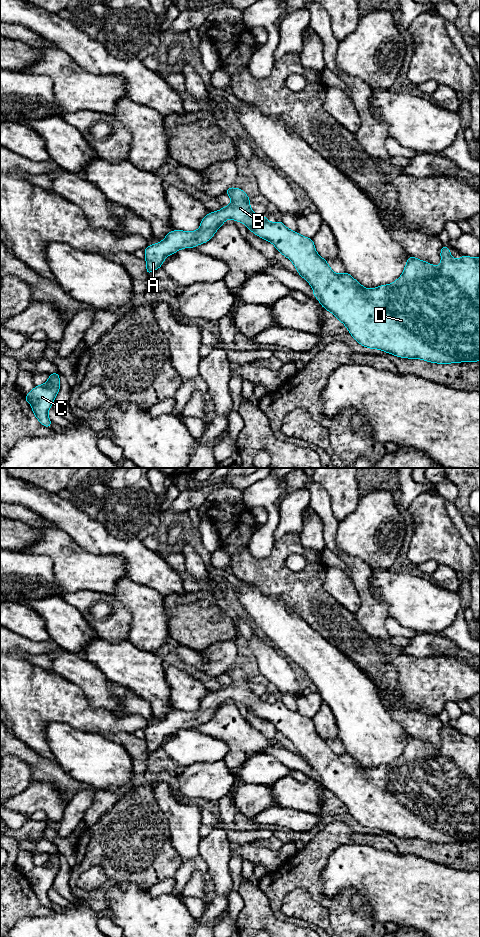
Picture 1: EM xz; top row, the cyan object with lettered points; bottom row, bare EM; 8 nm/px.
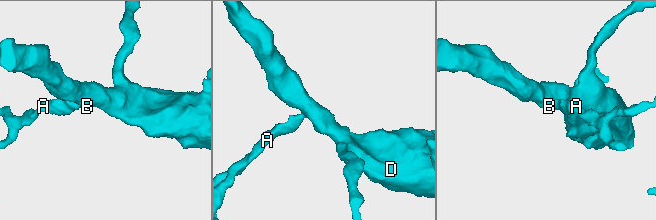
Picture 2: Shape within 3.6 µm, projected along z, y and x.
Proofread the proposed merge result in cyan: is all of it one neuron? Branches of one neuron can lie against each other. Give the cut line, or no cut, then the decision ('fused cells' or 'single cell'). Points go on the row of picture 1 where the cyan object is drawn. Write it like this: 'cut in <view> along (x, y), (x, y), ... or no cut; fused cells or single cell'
no cut; single cell

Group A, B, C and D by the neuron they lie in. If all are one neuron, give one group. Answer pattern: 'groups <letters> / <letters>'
groups A B C D

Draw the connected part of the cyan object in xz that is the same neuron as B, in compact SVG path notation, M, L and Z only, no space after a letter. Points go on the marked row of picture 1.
M228 187L225 191L231 198L229 206L221 210L209 212L201 219L200 228L196 231L172 230L159 243L151 244L144 249L147 264L146 275L162 267L166 257L183 248L194 248L208 242L226 219L241 222L260 238L271 242L278 252L287 257L313 288L313 296L327 311L342 322L352 338L370 349L379 349L394 356L409 359L422 359L437 364L480 361L480 257L462 255L460 259L451 257L449 247L443 245L440 251L441 263L434 266L429 262L408 255L408 261L402 275L391 284L381 285L373 289L363 287L348 272L336 274L328 262L315 250L312 238L300 235L288 229L282 221L269 222L267 216L258 216L250 208L250 198L241 188Z

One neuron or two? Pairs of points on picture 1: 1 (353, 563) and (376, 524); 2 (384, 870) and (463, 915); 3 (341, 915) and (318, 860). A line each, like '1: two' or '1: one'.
1: two
2: one
3: one

